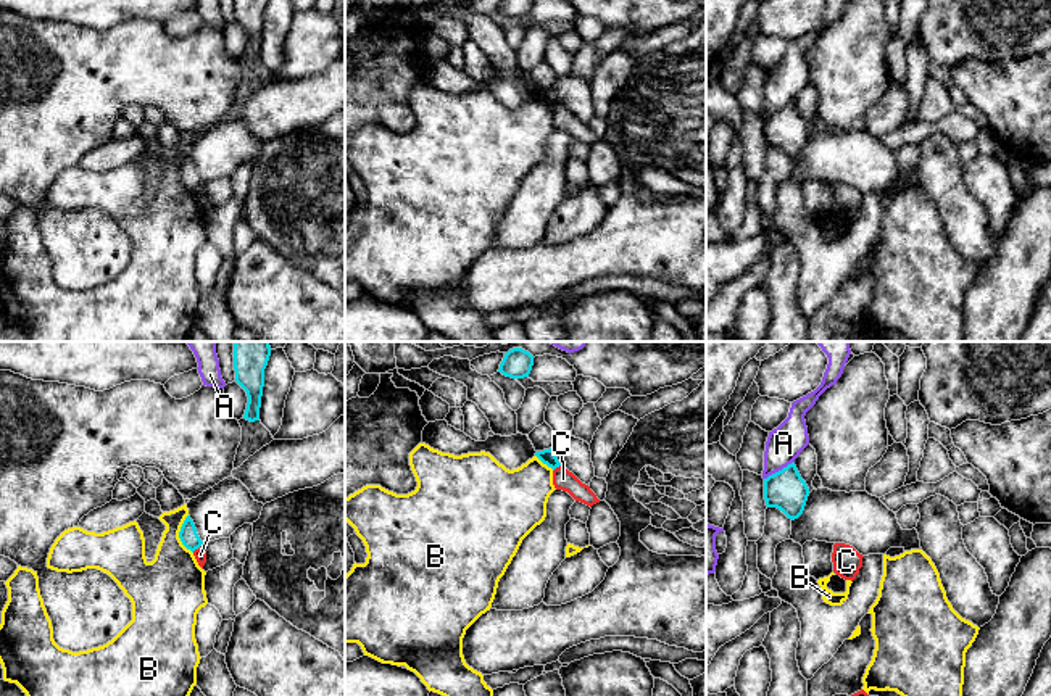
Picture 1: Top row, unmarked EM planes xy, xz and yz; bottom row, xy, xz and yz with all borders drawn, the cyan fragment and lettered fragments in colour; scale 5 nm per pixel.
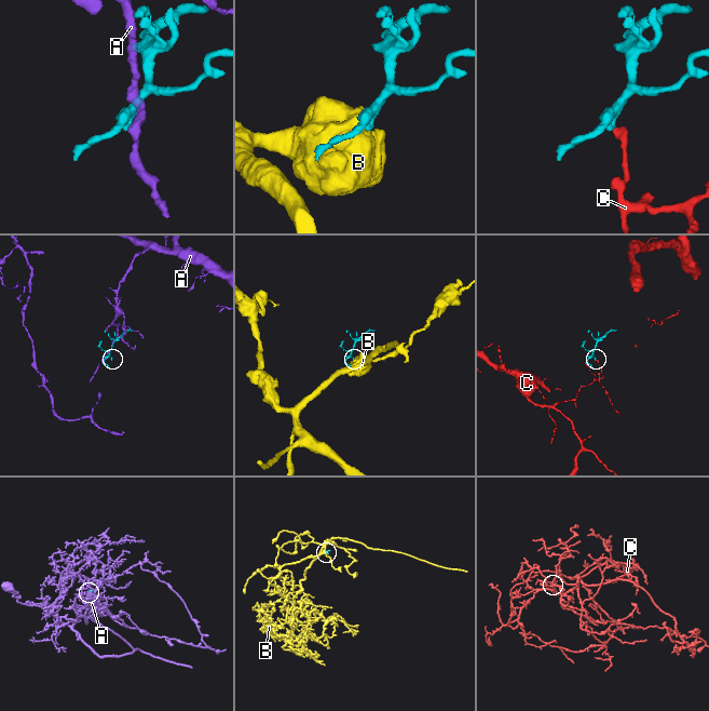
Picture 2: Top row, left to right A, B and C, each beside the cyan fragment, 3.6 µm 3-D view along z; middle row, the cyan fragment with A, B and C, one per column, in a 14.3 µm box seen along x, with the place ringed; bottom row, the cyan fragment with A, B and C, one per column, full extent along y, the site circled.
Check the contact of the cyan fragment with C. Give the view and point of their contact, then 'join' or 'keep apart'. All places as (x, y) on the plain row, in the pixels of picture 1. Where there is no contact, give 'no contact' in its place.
meets cyan in xy at (197, 187); keep apart

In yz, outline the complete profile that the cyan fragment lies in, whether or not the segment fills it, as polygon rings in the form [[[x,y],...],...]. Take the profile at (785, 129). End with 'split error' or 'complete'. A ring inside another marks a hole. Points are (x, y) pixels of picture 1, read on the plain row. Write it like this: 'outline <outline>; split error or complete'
outline [[[795,102],[764,118],[766,145],[780,148],[791,160],[803,153],[808,135],[809,127]]]; complete

